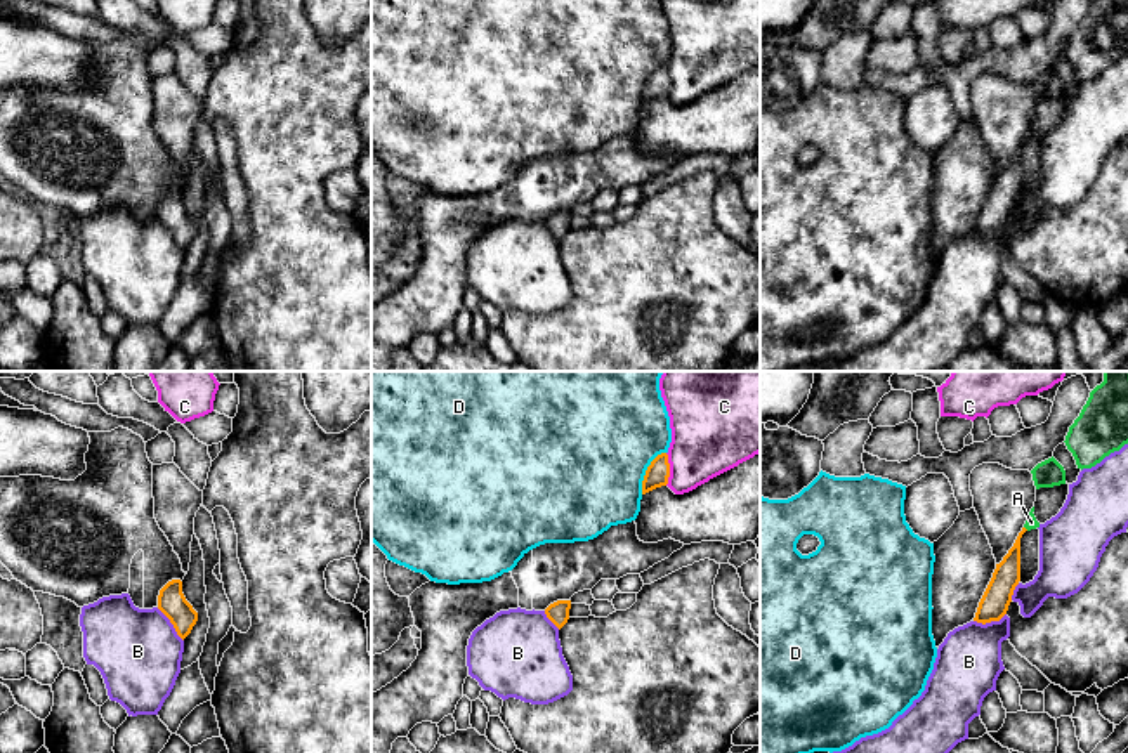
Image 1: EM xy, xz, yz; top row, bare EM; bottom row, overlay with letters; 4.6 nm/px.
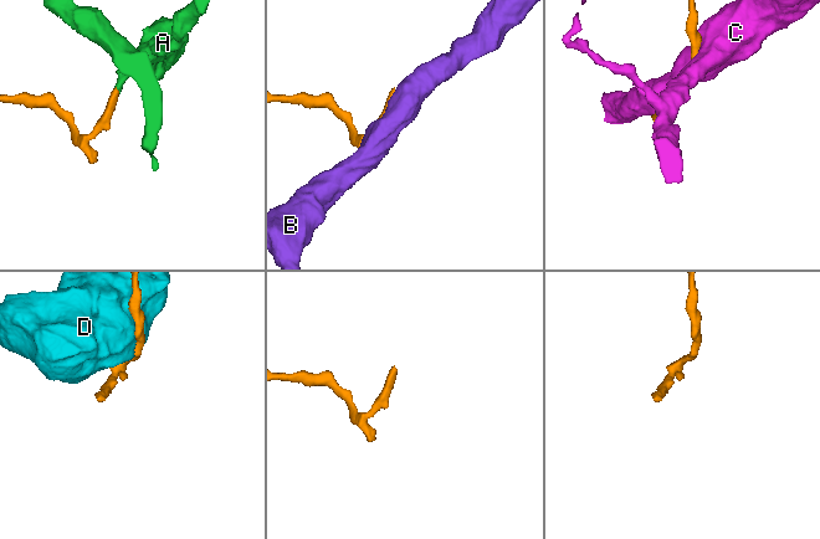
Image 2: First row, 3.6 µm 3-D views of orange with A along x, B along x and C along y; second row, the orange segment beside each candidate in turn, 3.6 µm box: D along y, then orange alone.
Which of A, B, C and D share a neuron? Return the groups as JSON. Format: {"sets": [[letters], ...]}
{"sets": [["A"], ["B"], ["C"], ["D"]]}

